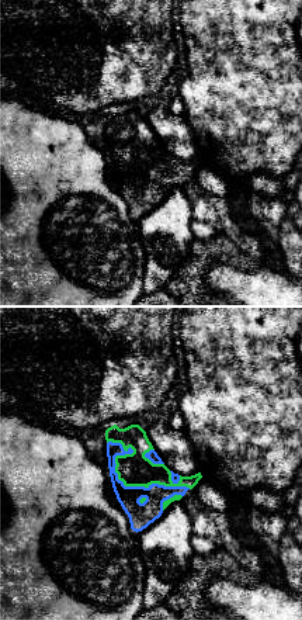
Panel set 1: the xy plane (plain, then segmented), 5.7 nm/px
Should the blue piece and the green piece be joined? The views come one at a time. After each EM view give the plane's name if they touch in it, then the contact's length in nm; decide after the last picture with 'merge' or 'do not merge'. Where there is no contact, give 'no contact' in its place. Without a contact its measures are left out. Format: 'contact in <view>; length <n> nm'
contact in xy; length 550 nm

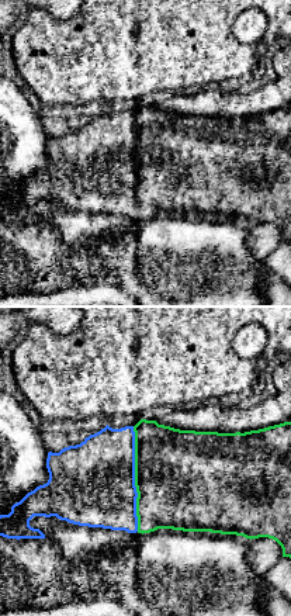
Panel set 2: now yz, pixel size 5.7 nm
contact in yz; length 600 nm

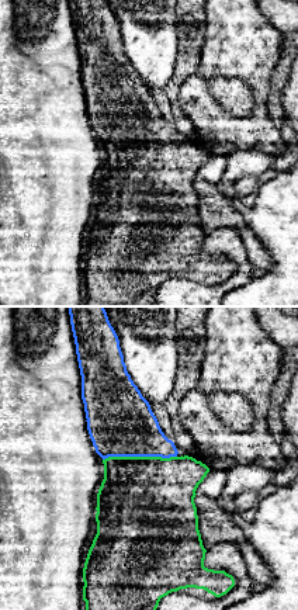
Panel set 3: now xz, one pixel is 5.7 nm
contact in xz; length 420 nm

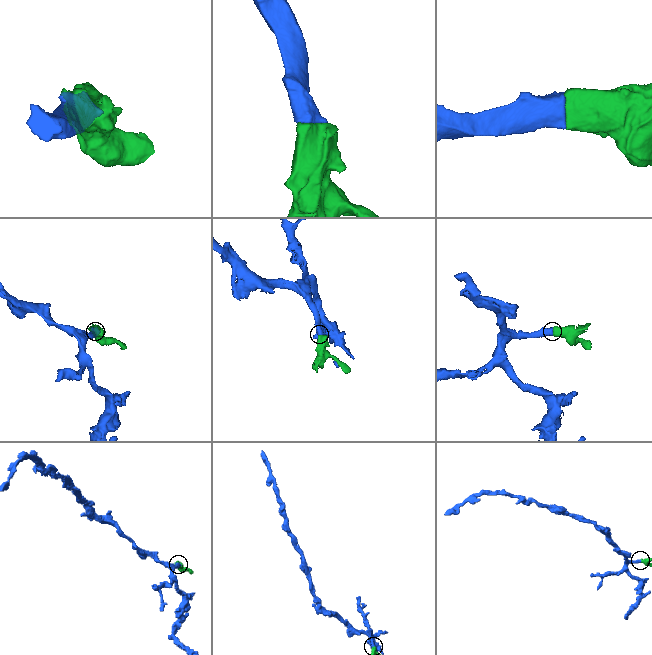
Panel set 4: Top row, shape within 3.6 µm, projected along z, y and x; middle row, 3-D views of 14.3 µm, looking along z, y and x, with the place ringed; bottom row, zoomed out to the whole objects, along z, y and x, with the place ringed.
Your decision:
merge

